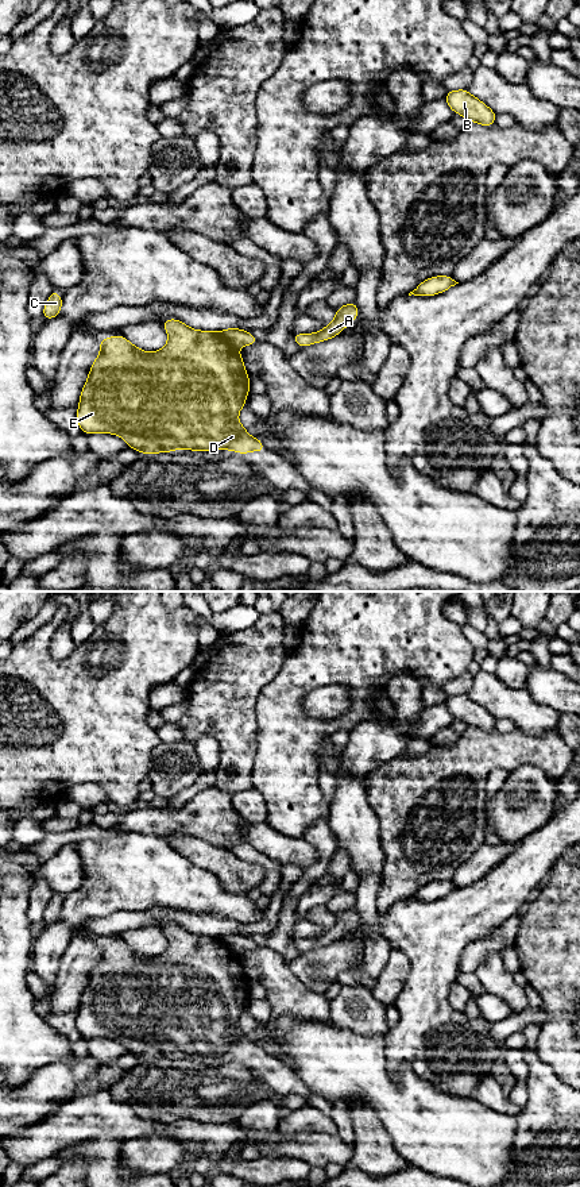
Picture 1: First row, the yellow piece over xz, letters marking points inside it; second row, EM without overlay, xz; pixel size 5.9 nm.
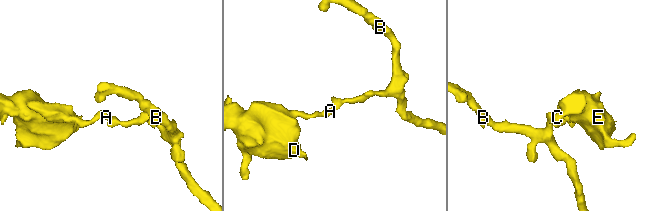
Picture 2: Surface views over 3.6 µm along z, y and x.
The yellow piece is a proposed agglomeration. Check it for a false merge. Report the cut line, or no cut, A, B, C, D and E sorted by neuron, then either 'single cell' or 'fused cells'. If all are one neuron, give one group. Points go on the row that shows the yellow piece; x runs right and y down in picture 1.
xz (216, 332), (235, 349) | A B / C D E | fused cells

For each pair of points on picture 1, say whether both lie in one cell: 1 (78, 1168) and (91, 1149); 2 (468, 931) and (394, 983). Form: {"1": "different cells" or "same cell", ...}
{"1": "different cells", "2": "different cells"}

